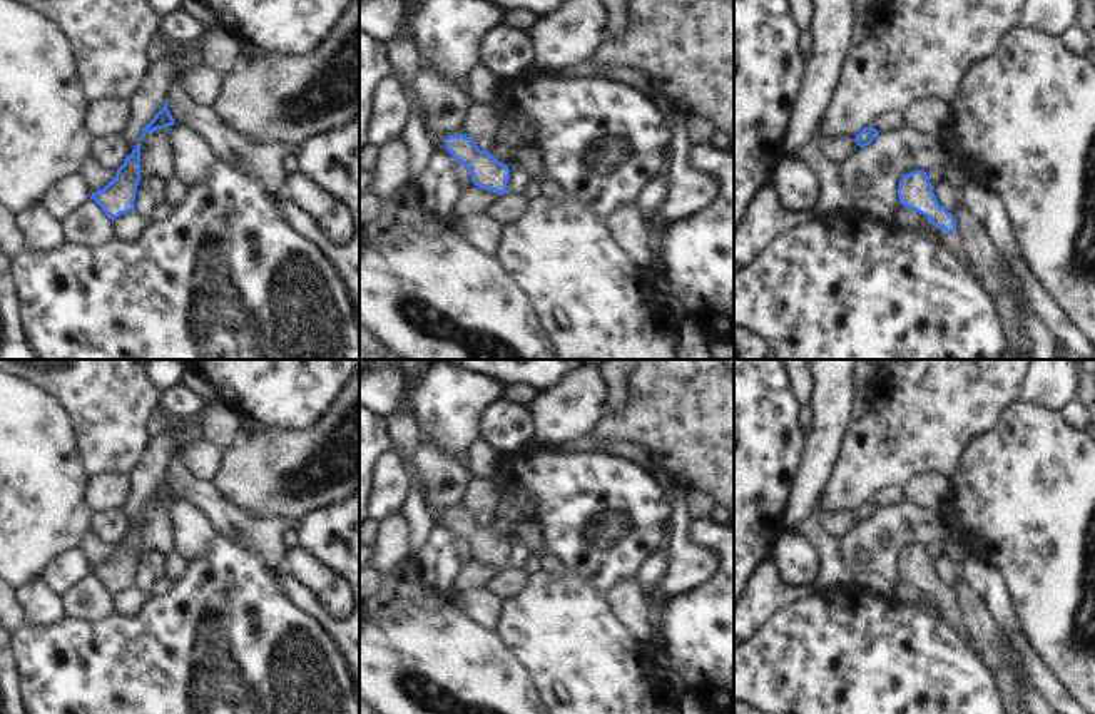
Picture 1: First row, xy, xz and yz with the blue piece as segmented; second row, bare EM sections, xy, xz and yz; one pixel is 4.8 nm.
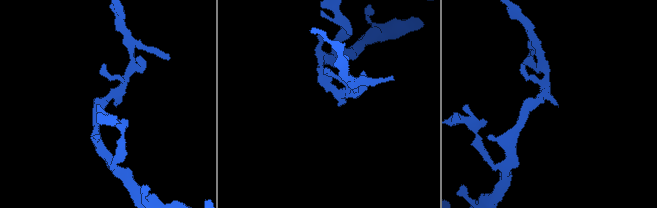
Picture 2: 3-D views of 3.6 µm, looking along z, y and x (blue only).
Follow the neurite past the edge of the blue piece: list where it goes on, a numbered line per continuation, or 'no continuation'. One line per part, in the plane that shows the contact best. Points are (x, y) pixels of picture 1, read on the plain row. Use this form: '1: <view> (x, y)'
1: yz (952, 616)

